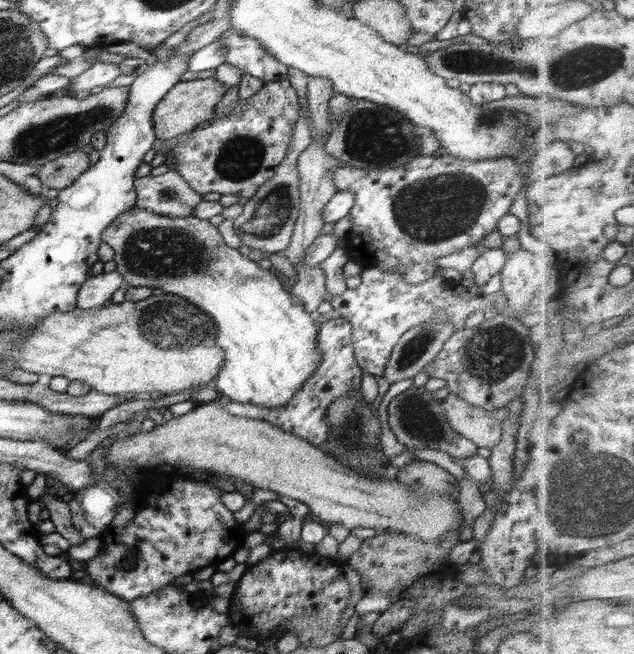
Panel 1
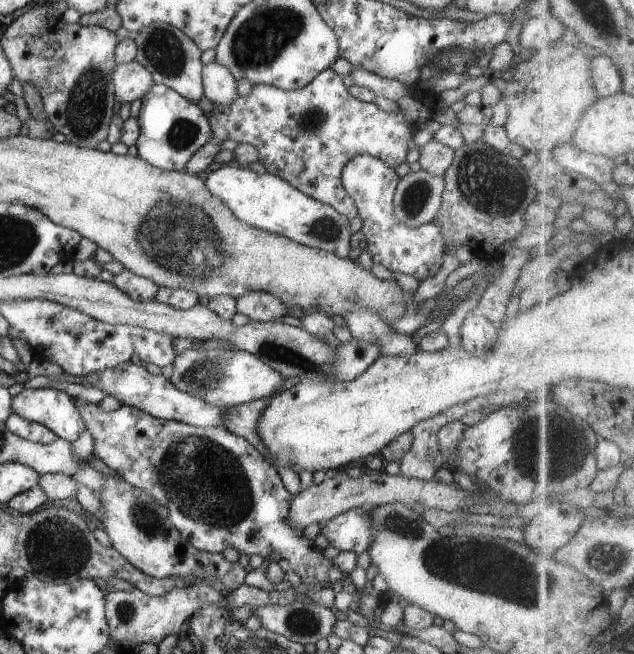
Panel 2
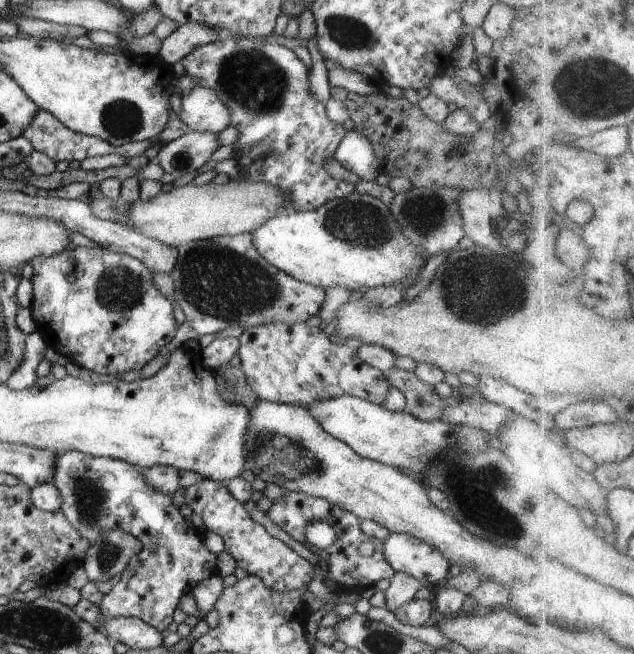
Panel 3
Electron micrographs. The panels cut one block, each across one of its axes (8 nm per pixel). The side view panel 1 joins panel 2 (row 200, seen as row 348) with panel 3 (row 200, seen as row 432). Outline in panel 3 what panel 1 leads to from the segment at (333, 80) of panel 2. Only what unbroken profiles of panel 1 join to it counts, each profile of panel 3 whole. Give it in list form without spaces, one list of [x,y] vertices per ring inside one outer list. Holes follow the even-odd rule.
[[[225,36],[222,40],[218,39],[213,43],[208,43],[207,45],[196,47],[190,54],[187,54],[183,60],[179,60],[172,65],[173,73],[176,78],[184,74],[189,74],[194,76],[198,80],[195,86],[208,87],[209,89],[215,90],[217,95],[220,97],[221,101],[224,101],[224,104],[230,109],[231,112],[231,124],[235,126],[239,132],[238,141],[234,144],[234,154],[231,157],[235,159],[236,164],[238,165],[239,170],[244,171],[244,176],[242,180],[246,181],[264,181],[268,184],[277,186],[278,189],[282,189],[285,192],[285,197],[289,202],[286,206],[287,212],[298,212],[298,211],[311,211],[317,208],[320,208],[325,202],[344,198],[355,192],[354,184],[347,183],[339,180],[335,180],[324,168],[324,163],[333,157],[334,150],[342,137],[345,135],[345,129],[342,127],[342,124],[337,123],[328,119],[325,110],[325,104],[323,102],[318,102],[309,89],[308,84],[308,75],[310,68],[308,68],[304,62],[302,62],[296,53],[292,50],[291,45],[282,46],[272,43],[266,43],[264,40],[252,39],[250,37],[230,37]]]

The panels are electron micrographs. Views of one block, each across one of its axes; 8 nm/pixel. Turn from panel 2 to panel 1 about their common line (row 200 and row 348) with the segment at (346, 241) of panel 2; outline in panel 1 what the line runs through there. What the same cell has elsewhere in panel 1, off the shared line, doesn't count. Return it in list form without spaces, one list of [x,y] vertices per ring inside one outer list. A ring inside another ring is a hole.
[[[133,206],[104,229],[101,240],[114,249],[115,271],[124,277],[128,286],[162,288],[166,292],[180,294],[215,322],[215,343],[224,351],[225,363],[212,385],[232,402],[263,406],[270,410],[286,406],[320,366],[321,350],[317,349],[317,334],[321,324],[314,321],[318,314],[308,312],[303,304],[297,305],[293,294],[284,288],[282,278],[276,273],[246,258],[238,249],[227,246],[218,227],[208,220],[193,214],[168,218]]]

